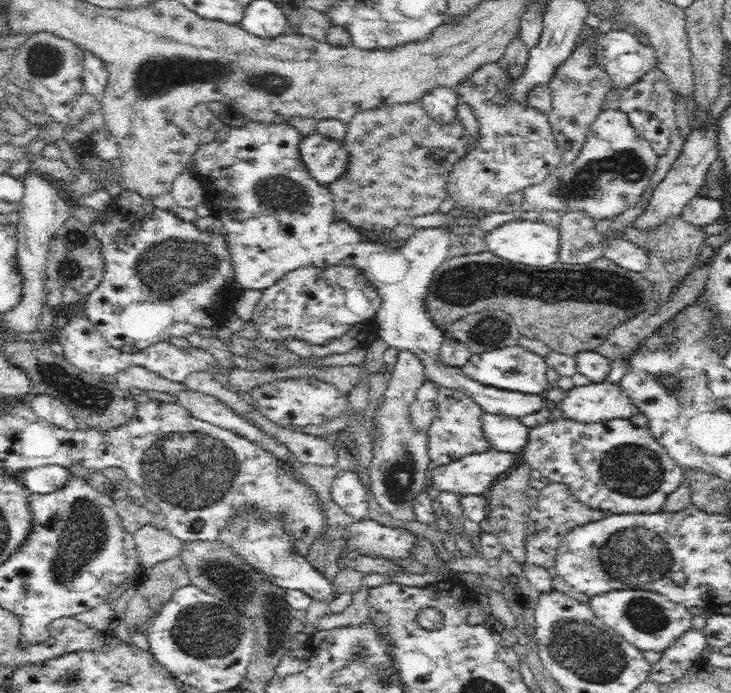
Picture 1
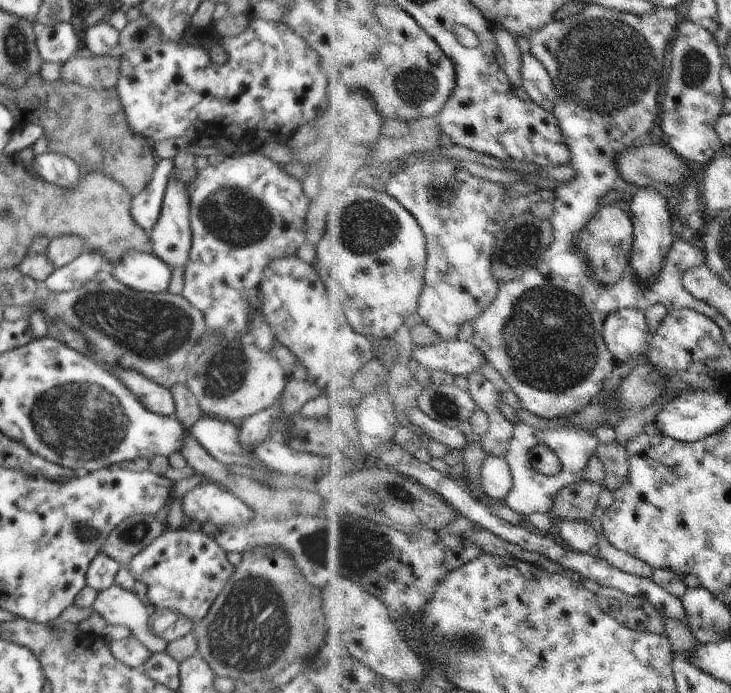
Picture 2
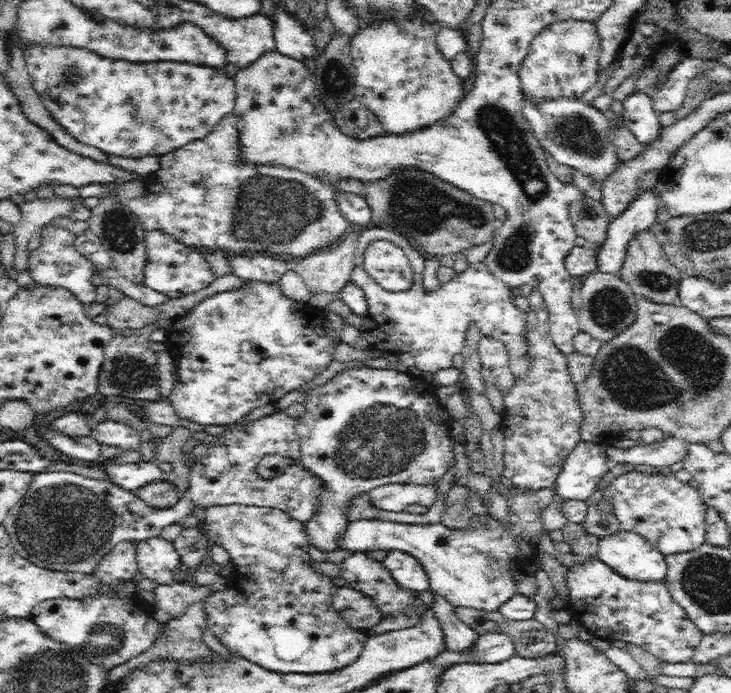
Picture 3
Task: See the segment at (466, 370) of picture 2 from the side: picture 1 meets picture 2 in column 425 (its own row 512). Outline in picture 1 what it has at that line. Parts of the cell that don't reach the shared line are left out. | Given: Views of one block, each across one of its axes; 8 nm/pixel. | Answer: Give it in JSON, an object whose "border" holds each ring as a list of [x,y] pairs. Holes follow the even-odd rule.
{"border":[[[352,468],[340,469],[330,485],[331,500],[356,521],[367,518],[369,490],[362,483],[360,474]]]}

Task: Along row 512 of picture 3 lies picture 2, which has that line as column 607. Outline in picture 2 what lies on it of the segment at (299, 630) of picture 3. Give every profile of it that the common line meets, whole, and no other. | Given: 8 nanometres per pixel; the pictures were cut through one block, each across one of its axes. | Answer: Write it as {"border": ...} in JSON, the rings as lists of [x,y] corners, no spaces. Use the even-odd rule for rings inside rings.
{"border":[[[614,204],[602,207],[599,215],[588,224],[588,228],[584,228],[576,236],[578,246],[588,254],[588,260],[592,262],[590,268],[592,268],[594,282],[604,284],[604,286],[614,286],[624,278],[633,259],[635,227],[632,214],[627,212],[624,207],[620,208],[618,204]]]}

